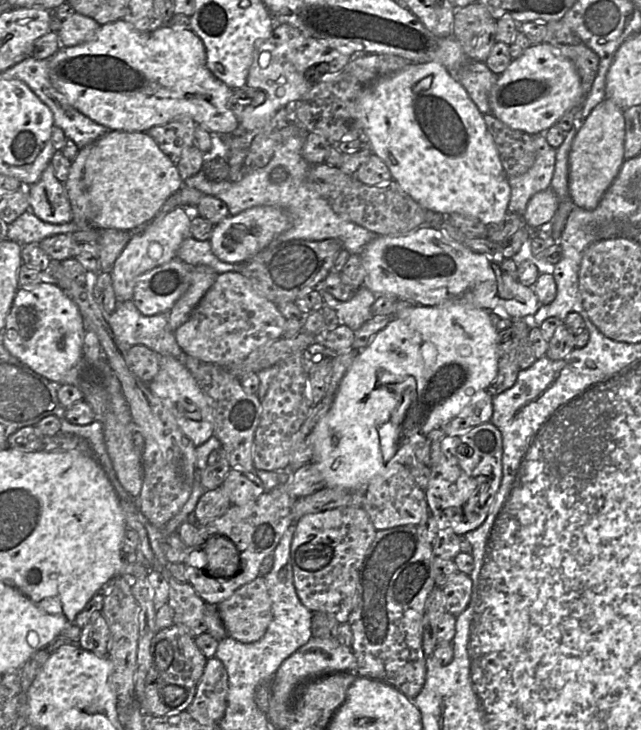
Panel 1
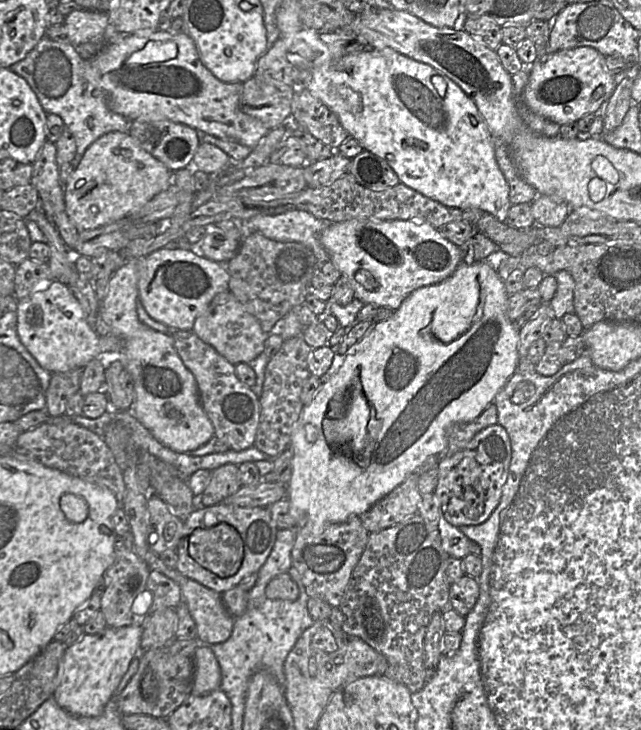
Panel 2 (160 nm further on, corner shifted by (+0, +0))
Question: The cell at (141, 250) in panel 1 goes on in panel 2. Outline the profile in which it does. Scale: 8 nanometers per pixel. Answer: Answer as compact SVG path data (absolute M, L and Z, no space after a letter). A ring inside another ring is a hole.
M129 258L113 273L100 312L111 334L124 341L117 358L134 381L135 399L130 411L161 444L187 453L206 444L214 436L214 428L200 403L196 379L174 348L172 335L155 331L138 318L138 259Z

